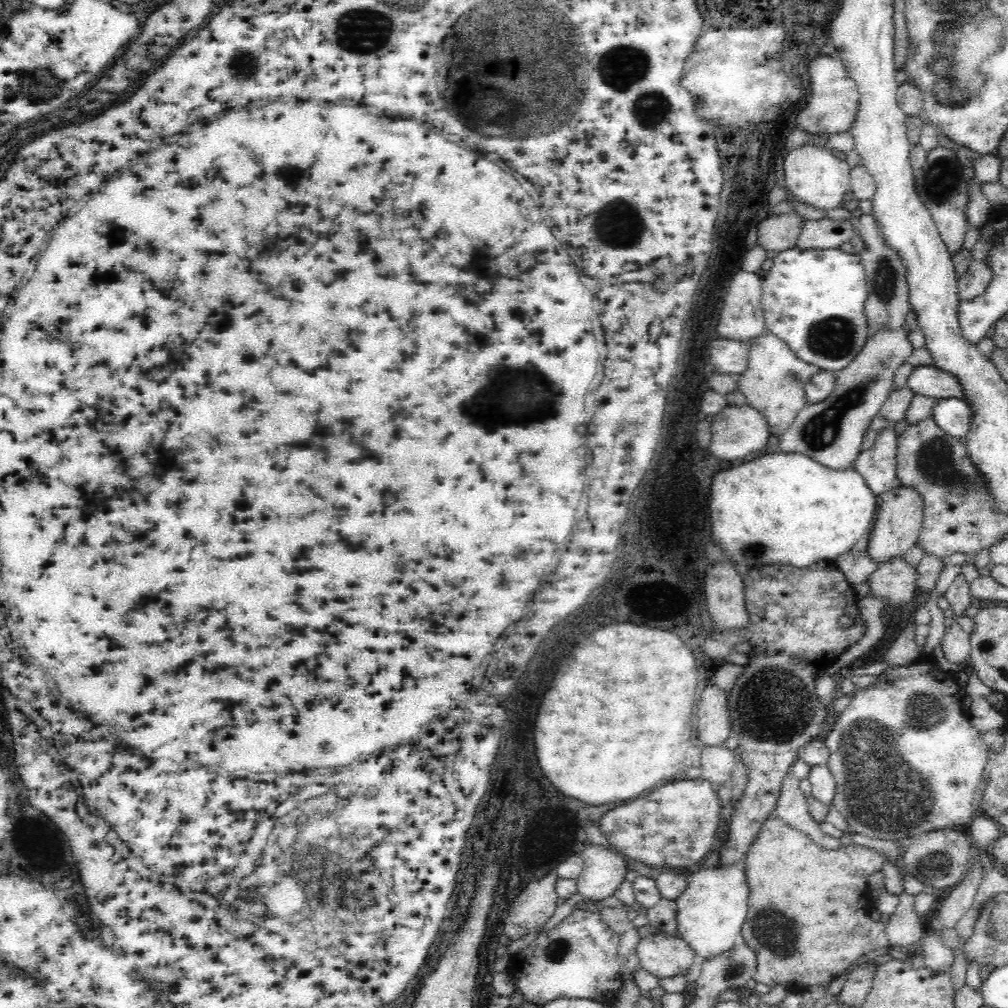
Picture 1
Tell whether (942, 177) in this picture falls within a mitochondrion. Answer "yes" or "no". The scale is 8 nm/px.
yes

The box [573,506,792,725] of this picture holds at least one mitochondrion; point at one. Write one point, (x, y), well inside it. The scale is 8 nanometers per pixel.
(754, 552)

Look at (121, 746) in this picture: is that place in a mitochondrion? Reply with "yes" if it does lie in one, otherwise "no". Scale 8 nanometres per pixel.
no

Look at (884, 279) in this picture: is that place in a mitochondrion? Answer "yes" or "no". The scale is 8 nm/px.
yes

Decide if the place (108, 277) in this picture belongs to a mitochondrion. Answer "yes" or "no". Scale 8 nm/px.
no

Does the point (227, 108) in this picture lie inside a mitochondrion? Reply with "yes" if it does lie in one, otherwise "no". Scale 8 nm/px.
no

